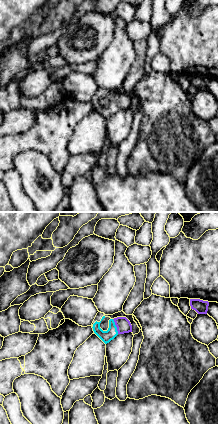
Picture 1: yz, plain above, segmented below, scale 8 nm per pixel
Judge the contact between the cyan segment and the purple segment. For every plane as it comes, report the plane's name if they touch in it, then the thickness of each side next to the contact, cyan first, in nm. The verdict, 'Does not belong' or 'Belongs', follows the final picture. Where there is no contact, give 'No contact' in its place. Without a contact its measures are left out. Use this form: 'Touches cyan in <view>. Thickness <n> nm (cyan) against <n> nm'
Touches cyan in yz. Thickness 100 nm (cyan) against 120 nm

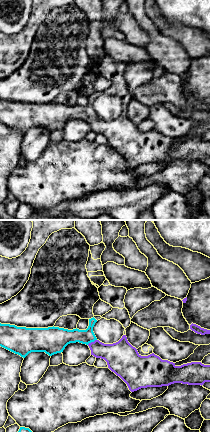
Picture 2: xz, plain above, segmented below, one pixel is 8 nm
Touches cyan in xz. Thickness 160 nm (cyan) against 220 nm

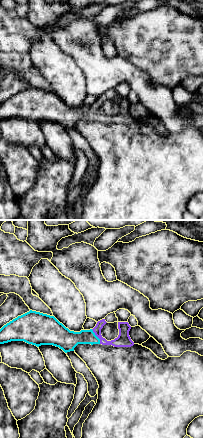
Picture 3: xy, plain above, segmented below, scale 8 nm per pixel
Touches cyan in xy. Thickness 170 nm (cyan) against 110 nm

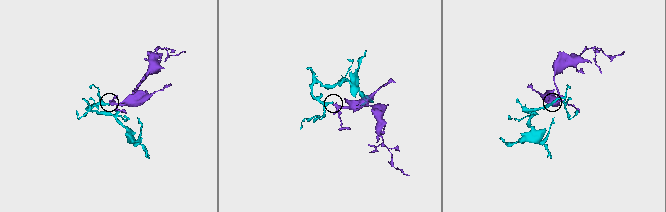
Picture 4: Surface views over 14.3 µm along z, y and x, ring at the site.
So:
Belongs

